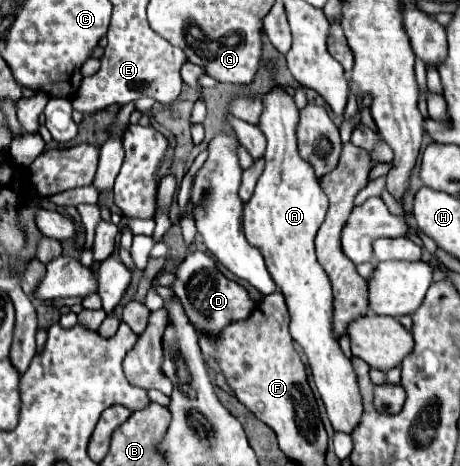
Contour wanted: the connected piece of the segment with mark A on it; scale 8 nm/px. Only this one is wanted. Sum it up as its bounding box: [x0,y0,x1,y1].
[244,84,362,432]

